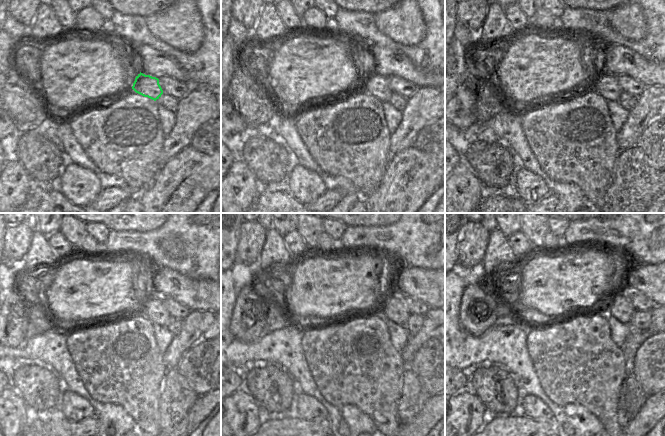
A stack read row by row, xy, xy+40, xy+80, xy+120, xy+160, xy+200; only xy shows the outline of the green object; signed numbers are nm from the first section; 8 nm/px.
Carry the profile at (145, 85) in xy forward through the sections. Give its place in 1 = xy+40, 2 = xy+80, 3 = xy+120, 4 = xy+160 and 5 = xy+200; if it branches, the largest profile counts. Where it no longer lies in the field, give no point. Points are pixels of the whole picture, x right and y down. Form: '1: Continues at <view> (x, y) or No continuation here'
1: Continues at xy+40 (375, 85)
2: Continues at xy+80 (604, 84)
3: Continues at xy+120 (156, 310)
4: Continues at xy+160 (392, 307)
5: Continues at xy+200 (619, 307).

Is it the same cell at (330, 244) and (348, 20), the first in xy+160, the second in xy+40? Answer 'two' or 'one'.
two

